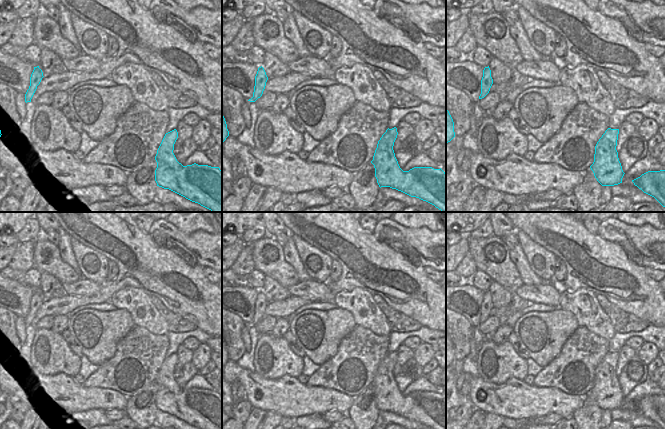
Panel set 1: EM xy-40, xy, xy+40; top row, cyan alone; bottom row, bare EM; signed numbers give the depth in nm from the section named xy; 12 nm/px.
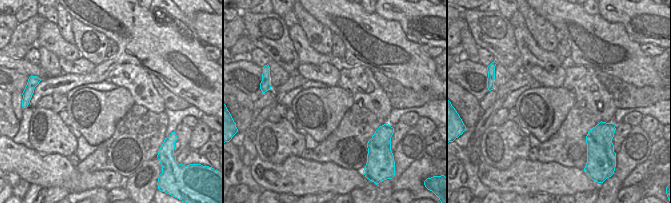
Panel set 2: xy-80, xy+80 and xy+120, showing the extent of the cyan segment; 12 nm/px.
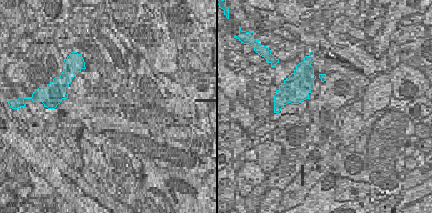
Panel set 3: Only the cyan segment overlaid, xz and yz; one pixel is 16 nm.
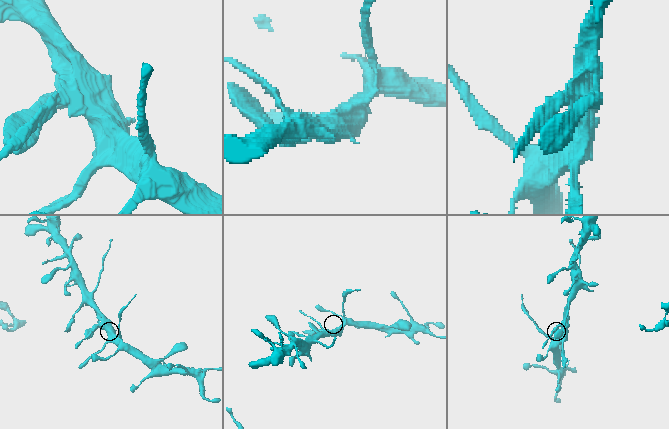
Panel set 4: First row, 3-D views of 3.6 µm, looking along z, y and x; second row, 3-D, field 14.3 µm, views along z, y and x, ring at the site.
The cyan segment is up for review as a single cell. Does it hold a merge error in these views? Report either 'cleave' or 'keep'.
keep

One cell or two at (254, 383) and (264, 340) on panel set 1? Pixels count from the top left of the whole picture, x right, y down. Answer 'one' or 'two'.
two

